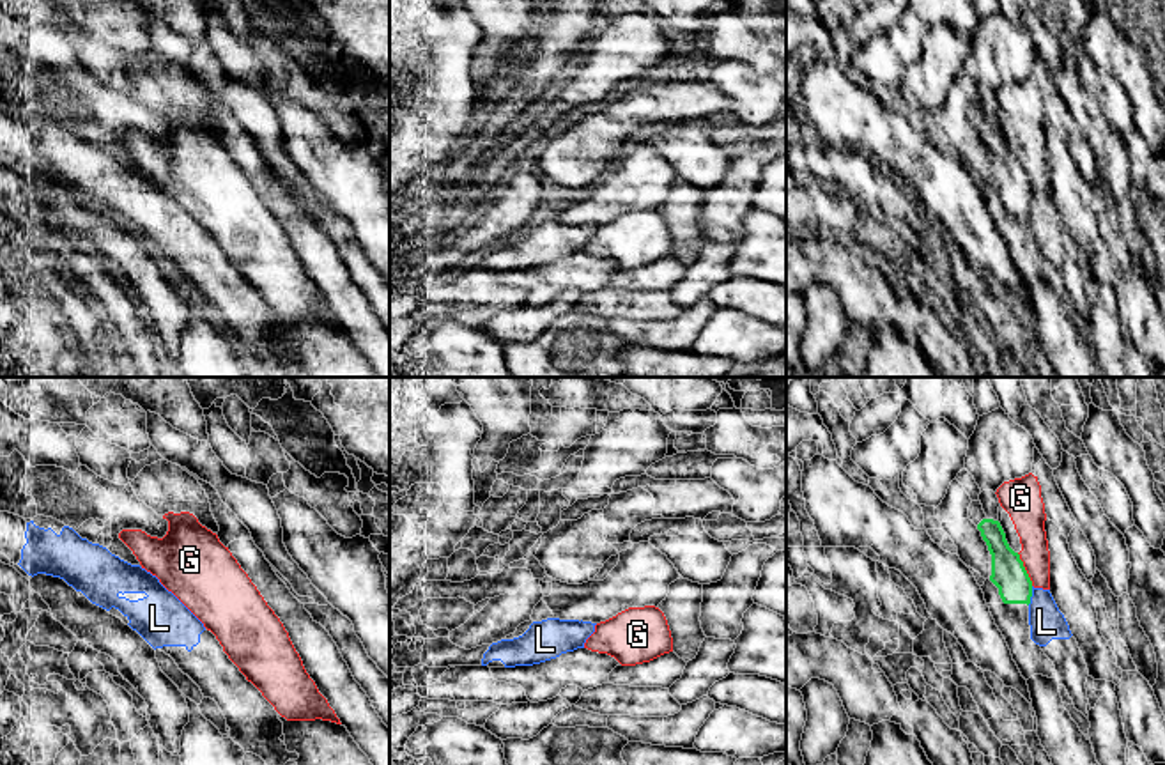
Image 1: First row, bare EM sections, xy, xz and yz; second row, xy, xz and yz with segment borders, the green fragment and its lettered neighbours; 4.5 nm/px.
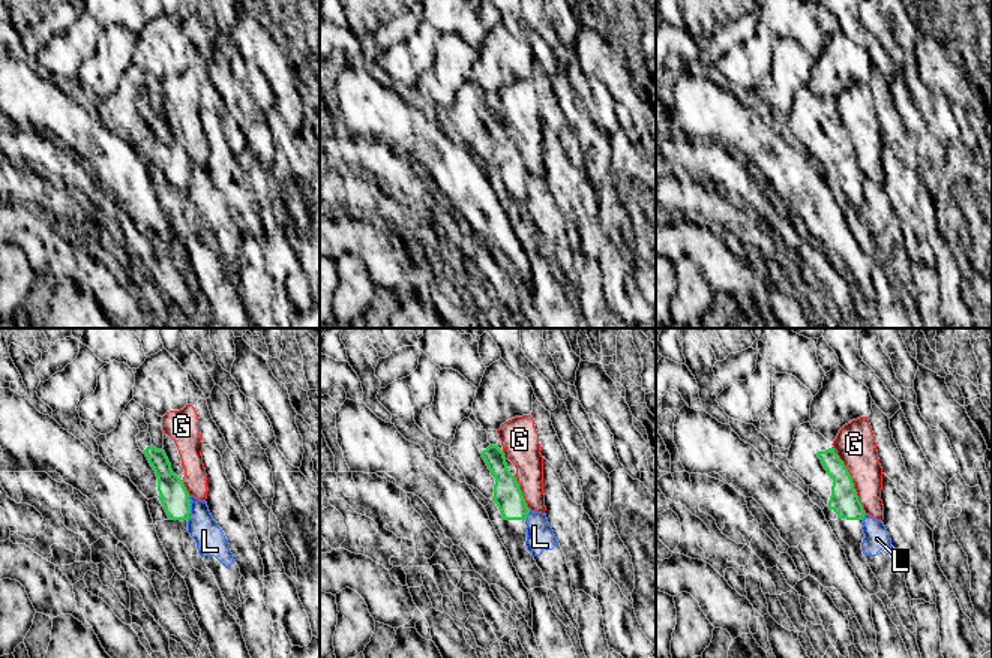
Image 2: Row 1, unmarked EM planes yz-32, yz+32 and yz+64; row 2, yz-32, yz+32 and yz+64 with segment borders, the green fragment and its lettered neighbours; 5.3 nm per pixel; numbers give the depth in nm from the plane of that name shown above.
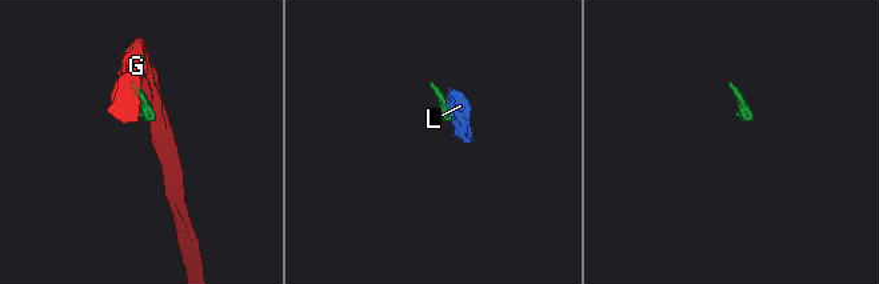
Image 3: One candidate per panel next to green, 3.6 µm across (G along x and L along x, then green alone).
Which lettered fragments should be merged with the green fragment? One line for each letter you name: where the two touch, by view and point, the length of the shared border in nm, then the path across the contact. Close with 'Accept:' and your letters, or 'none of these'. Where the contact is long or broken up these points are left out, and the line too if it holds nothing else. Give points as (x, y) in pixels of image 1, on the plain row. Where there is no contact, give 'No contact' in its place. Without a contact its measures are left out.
Accept: none of these

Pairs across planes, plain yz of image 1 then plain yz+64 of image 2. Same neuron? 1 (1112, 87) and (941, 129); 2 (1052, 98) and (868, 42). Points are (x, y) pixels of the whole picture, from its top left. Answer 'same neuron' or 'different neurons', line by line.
1: same neuron
2: different neurons

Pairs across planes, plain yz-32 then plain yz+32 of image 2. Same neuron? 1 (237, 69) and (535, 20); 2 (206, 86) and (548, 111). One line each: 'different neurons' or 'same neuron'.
1: same neuron
2: same neuron

